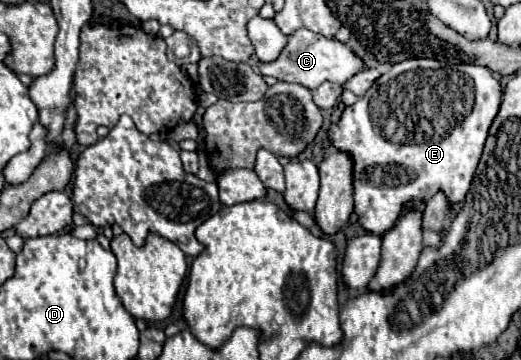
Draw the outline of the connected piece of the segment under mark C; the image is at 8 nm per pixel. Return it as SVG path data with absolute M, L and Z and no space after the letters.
M299 29L289 37L289 43L281 51L281 55L271 63L259 61L259 69L263 75L271 75L271 77L275 77L279 81L287 81L287 83L299 83L313 91L325 81L345 83L347 79L351 79L355 73L359 73L363 69L363 63L343 43L339 43L335 39L325 39L323 35L311 33L309 29Z

